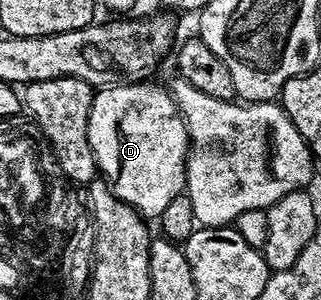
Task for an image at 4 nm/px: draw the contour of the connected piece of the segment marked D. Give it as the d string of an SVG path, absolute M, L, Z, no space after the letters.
M118 83L108 87L101 87L94 92L93 102L91 103L91 115L87 119L87 139L91 143L91 151L97 160L97 168L100 176L108 181L113 193L123 203L127 203L136 213L141 214L146 219L160 218L163 207L171 203L171 199L182 196L185 193L185 166L189 160L189 132L185 126L185 120L182 119L177 105L173 102L173 94L168 88L161 85L149 85L150 83Z

